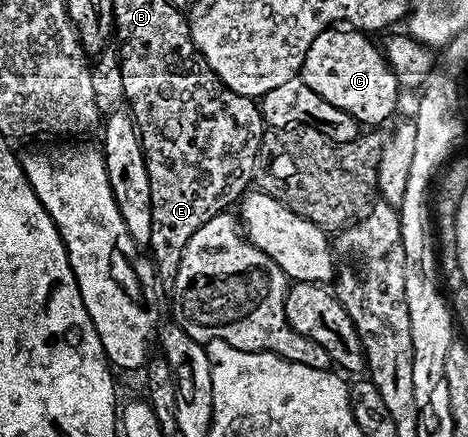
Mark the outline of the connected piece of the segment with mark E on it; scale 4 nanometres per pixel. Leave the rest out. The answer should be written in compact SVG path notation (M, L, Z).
M169 50L169 52L163 52L163 54L159 54L159 68L157 70L151 70L147 76L151 78L149 80L149 84L147 86L123 86L120 93L123 97L126 98L127 101L130 102L130 106L127 106L128 113L133 115L133 123L137 126L137 135L139 136L139 140L141 141L141 151L143 152L143 156L145 157L145 167L147 168L147 180L151 180L151 240L149 241L147 247L147 253L150 258L153 260L153 266L157 270L157 277L160 279L162 283L169 284L172 283L173 278L177 274L177 269L179 268L179 260L183 260L183 248L187 248L187 240L191 240L191 236L195 236L195 232L199 232L199 228L203 228L203 224L207 224L207 220L211 220L217 214L226 213L230 209L229 205L236 203L238 199L242 197L250 189L251 183L249 181L254 181L255 171L259 166L259 155L261 153L261 138L265 135L265 131L267 129L265 124L265 119L261 116L261 108L260 105L252 98L244 98L243 96L239 96L235 92L231 92L226 88L225 85L222 84L219 79L217 79L217 73L212 70L209 65L204 60L198 61L198 66L192 66L193 62L190 61L190 58L185 55L185 52L181 52L181 50Z

